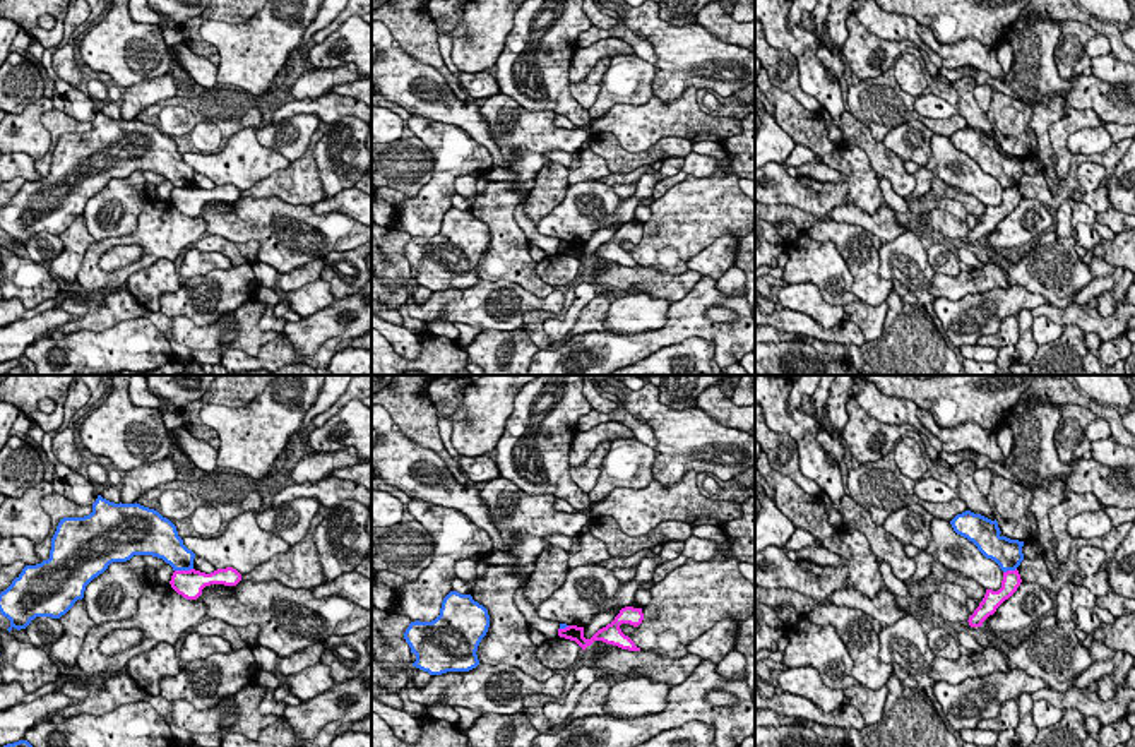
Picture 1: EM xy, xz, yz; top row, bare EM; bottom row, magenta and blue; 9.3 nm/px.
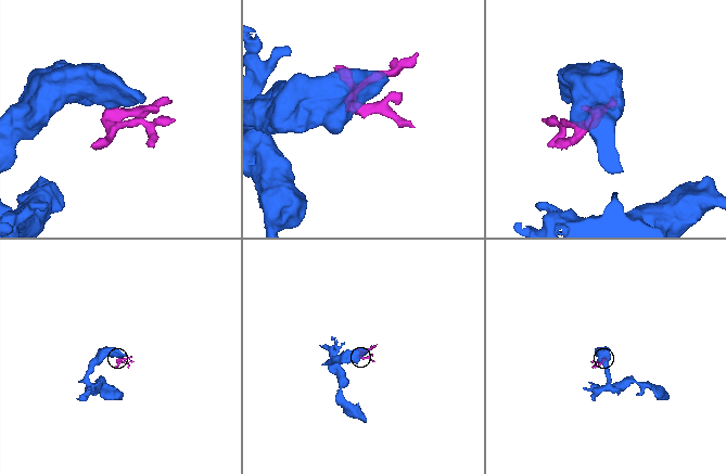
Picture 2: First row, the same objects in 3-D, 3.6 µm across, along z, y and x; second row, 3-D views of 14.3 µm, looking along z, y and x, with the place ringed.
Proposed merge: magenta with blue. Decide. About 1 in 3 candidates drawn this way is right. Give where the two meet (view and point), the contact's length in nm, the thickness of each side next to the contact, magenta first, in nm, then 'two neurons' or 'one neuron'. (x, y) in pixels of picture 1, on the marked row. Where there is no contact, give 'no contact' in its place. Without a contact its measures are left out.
xy (184, 571) | 180 nm | 260/240 nm | two neurons

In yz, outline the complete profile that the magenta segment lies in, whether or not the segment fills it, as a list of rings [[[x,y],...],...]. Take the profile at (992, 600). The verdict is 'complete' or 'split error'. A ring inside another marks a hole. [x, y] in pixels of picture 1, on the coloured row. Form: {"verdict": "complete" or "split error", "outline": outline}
{"verdict": "complete", "outline": [[[1007,571],[1003,572],[1001,588],[998,591],[986,589],[986,595],[974,613],[969,617],[971,627],[981,627],[983,622],[996,612],[996,608],[1008,600],[1017,588],[1020,586],[1022,579],[1019,571]]]}

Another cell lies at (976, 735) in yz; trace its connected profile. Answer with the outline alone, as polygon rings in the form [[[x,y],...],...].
[[[972,728],[972,730],[960,730],[959,733],[966,744],[991,747],[996,745],[1000,732]]]

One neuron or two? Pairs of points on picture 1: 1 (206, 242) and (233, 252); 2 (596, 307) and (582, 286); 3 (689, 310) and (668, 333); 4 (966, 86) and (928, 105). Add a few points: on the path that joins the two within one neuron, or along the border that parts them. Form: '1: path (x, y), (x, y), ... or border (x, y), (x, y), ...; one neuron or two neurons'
1: path (213, 244), (226, 247); one neuron
2: border (596, 295), (567, 331); two neurons
3: path (685, 316), (673, 328); one neuron
4: path (966, 98), (956, 108), (940, 108); one neuron

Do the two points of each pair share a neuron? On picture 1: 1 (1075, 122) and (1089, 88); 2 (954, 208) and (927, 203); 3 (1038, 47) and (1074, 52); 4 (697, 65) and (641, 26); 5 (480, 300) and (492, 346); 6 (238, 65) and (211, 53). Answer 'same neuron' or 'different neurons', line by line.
1: different neurons
2: same neuron
3: different neurons
4: same neuron
5: different neurons
6: different neurons

